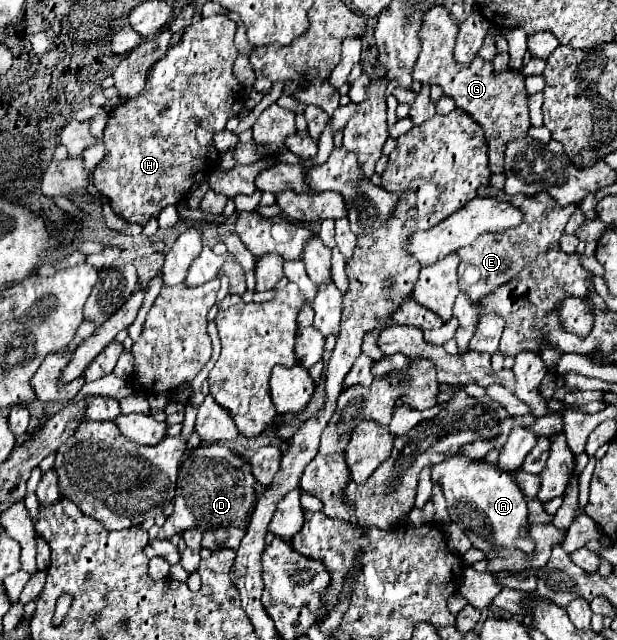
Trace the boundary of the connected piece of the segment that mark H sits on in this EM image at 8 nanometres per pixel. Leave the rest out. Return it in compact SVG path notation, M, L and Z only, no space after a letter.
M227 16L193 20L185 28L181 42L171 46L167 54L151 66L143 94L112 110L114 115L109 117L103 136L107 156L96 167L93 179L95 187L111 200L113 212L125 222L139 222L145 226L151 216L159 216L169 204L179 204L191 188L205 182L217 170L219 152L213 146L213 134L223 130L225 122L243 108L243 90L231 72L237 56L233 36L235 22Z

